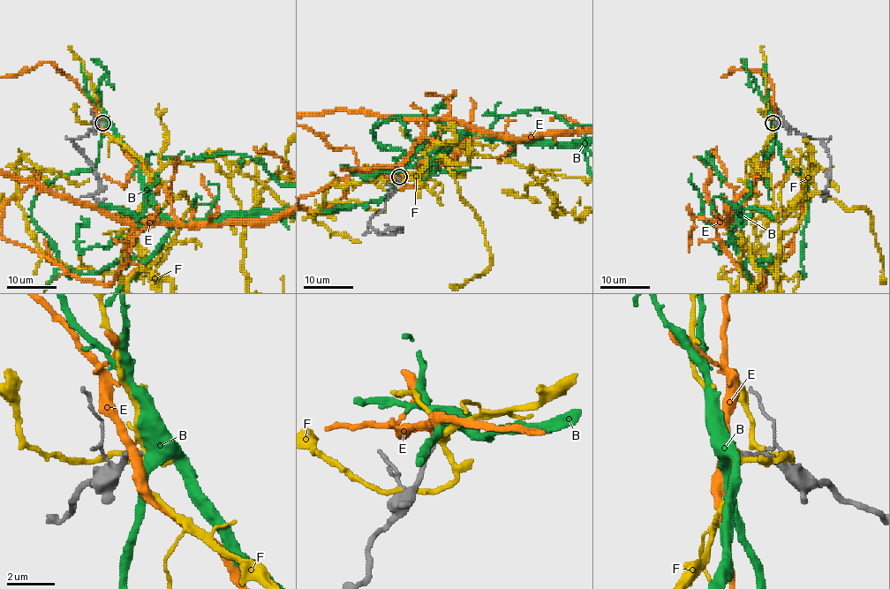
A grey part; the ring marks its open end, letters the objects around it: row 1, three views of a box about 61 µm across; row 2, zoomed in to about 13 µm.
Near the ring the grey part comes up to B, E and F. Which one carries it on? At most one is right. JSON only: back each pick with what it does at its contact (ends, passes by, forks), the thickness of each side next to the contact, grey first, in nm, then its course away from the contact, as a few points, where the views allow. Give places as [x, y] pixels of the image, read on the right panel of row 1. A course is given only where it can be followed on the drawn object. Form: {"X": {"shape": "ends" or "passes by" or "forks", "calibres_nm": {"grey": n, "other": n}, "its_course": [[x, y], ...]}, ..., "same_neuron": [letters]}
{"same_neuron": []}

